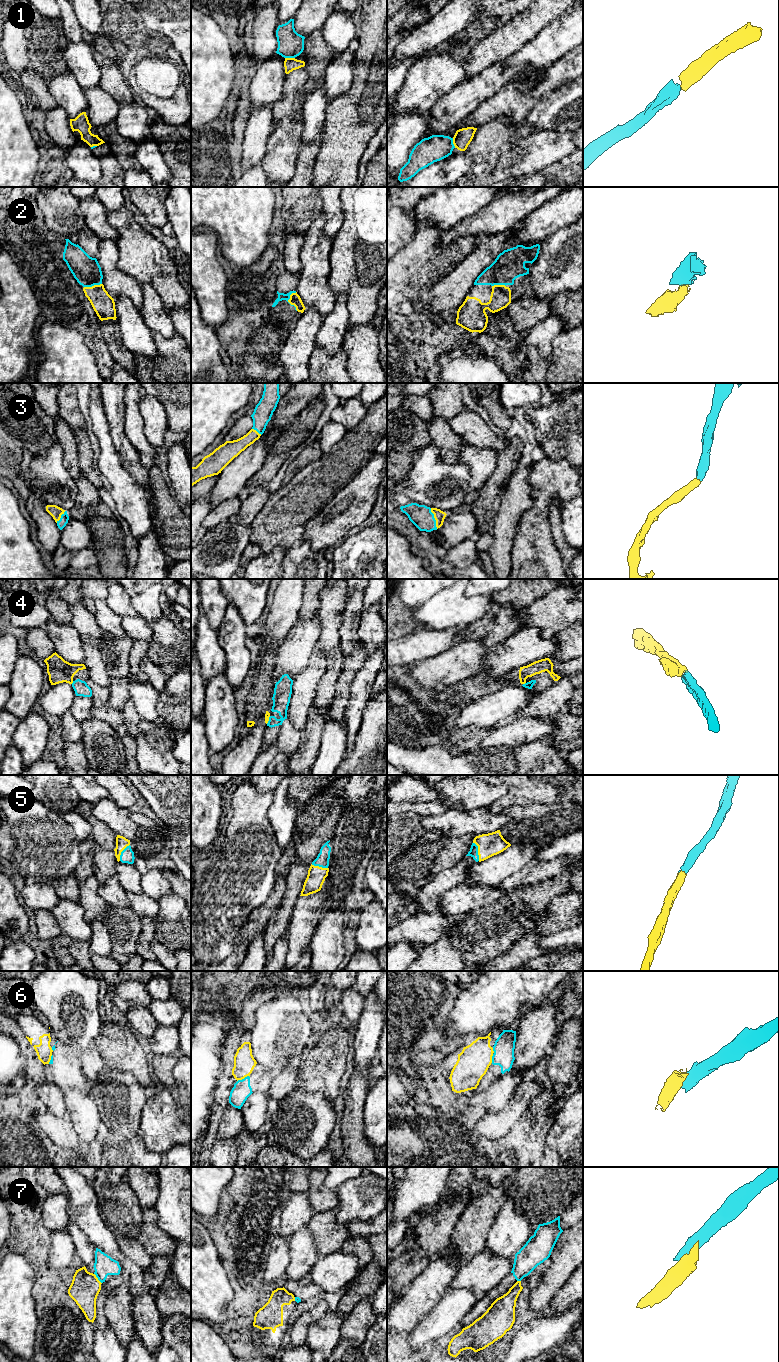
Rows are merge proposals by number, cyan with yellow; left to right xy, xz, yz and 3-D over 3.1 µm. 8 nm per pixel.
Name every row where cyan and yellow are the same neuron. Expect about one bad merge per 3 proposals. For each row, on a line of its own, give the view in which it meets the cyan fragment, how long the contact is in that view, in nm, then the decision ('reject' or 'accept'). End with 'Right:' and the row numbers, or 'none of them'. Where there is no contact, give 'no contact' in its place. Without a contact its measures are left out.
1: contact in xz; length 80 nm; accept
2: contact in xz; length 160 nm; accept
3: contact in yz; length 180 nm; accept
4: contact in xy; length 30 nm; accept
5: contact in yz; length 160 nm; accept
6: contact in xz; length 110 nm; reject
7: contact in xy; length 110 nm; reject
Right: 1, 2, 3, 4, 5

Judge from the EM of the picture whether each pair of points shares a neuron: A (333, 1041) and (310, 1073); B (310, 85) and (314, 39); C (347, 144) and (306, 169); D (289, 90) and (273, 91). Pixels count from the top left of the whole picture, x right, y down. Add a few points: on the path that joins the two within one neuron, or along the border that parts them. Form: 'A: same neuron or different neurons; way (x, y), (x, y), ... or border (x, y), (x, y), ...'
A: same neuron; way (329, 1049), (326, 1052), (326, 1057), (318, 1065)
B: same neuron; way (314, 74), (314, 50)
C: different neurons; border (322, 142), (312, 176)
D: different neurons; border (287, 74), (281, 96), (272, 107)

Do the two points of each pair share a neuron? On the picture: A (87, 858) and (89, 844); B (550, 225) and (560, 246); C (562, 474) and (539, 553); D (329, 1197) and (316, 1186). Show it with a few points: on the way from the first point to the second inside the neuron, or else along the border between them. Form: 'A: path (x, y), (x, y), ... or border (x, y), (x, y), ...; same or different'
A: path (87, 855), (87, 847); same
B: border (572, 223), (550, 234), (539, 244); different
C: path (542, 494), (539, 512), (539, 533); same
D: path (326, 1196), (319, 1189); same

